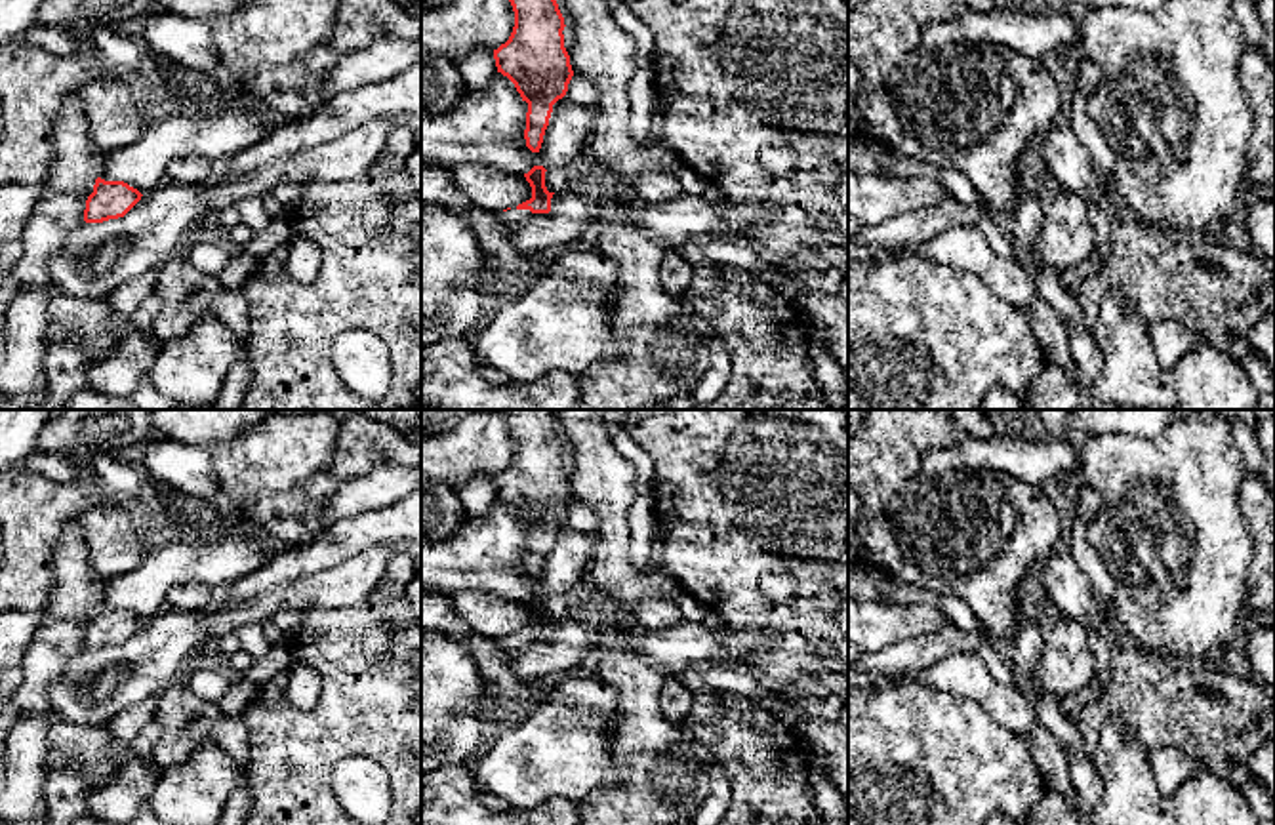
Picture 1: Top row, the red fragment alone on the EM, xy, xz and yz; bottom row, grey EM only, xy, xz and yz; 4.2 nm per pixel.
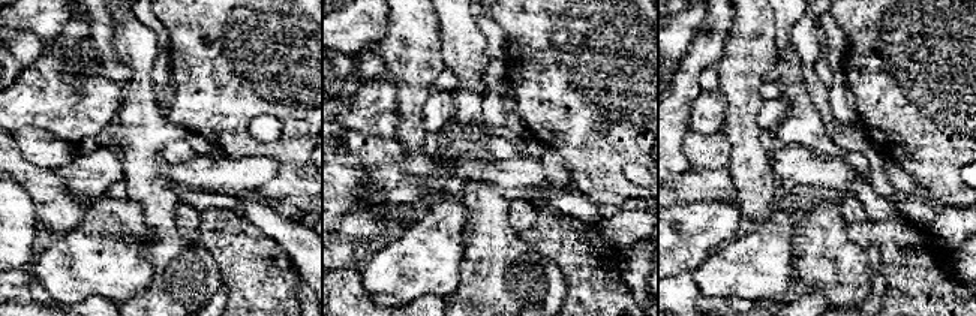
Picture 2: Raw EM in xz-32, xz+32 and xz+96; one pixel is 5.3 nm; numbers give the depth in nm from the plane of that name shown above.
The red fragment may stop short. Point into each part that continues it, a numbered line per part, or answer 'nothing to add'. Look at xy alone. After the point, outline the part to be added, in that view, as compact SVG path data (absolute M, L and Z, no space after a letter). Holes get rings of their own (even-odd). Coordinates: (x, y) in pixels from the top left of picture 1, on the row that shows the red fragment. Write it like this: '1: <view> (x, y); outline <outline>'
nothing to add

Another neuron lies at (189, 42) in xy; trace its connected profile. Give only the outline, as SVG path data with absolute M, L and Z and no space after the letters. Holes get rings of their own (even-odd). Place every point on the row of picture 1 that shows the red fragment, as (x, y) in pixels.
M152 10L137 23L137 34L151 51L194 70L206 82L210 105L252 101L255 107L269 111L244 86L227 80L219 65L213 23Z

